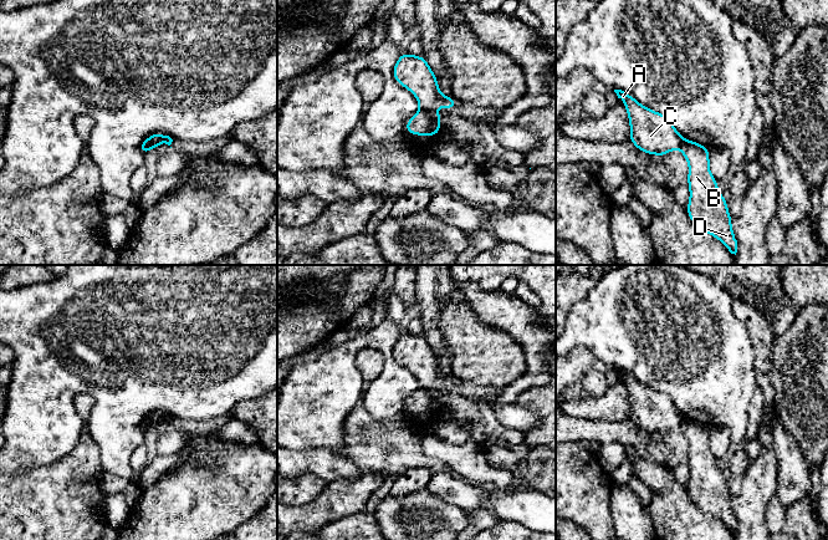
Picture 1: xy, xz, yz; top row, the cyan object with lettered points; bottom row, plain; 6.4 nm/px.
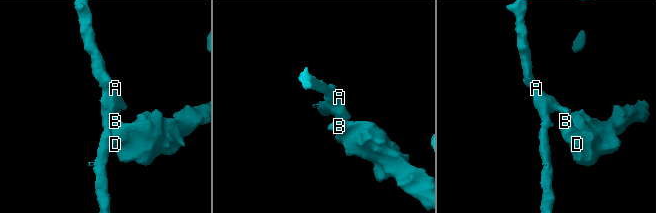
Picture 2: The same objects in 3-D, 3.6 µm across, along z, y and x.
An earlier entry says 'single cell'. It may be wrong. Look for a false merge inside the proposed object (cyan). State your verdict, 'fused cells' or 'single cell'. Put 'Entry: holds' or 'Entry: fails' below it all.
fused cells
Entry: fails

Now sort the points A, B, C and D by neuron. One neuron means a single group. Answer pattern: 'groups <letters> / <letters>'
groups A C / B D

